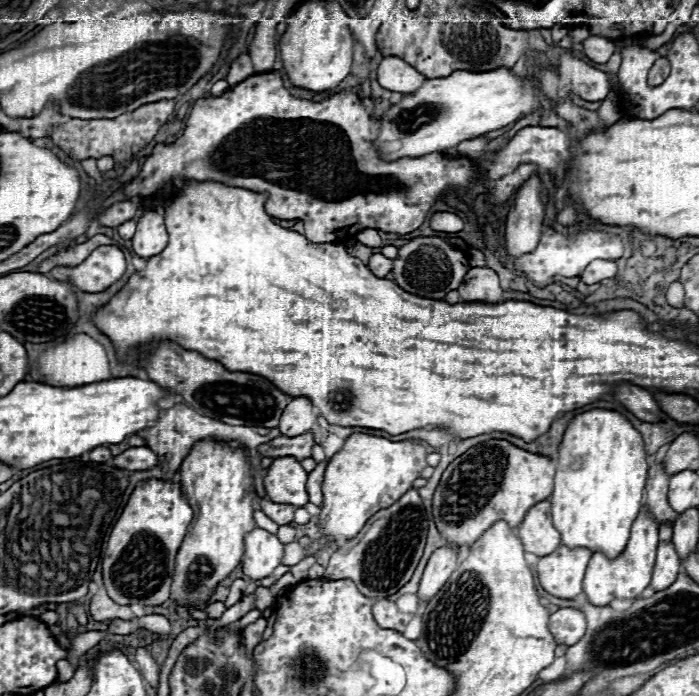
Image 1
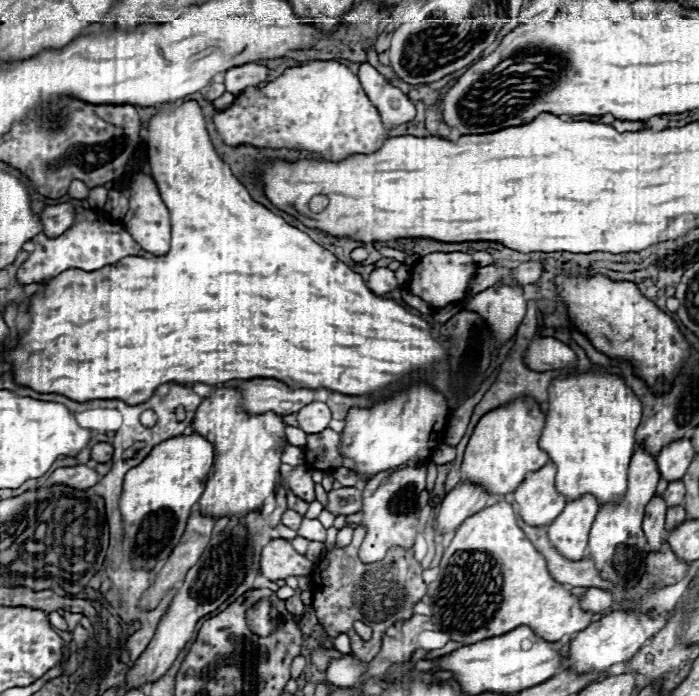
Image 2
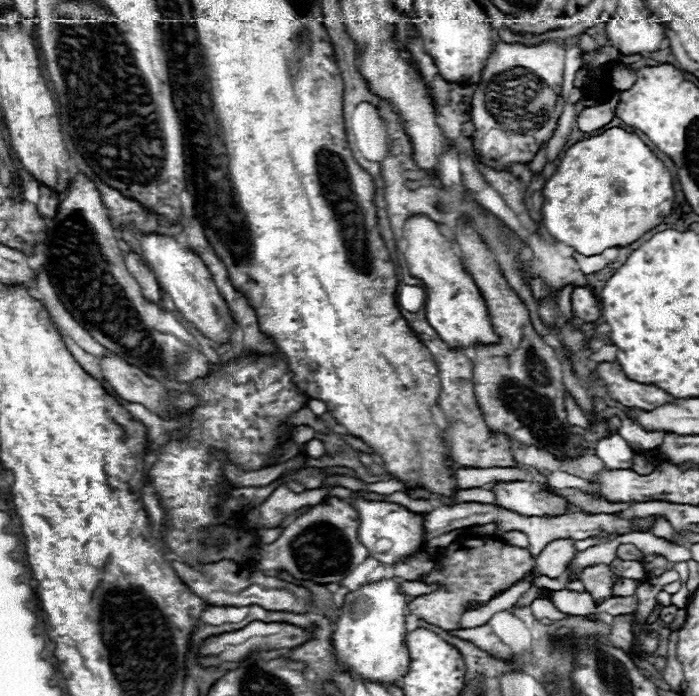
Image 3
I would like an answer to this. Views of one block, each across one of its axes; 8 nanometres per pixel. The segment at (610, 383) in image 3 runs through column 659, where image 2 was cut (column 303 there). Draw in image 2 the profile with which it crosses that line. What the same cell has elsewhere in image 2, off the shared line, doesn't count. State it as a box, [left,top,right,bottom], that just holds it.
[238,378,316,416]

